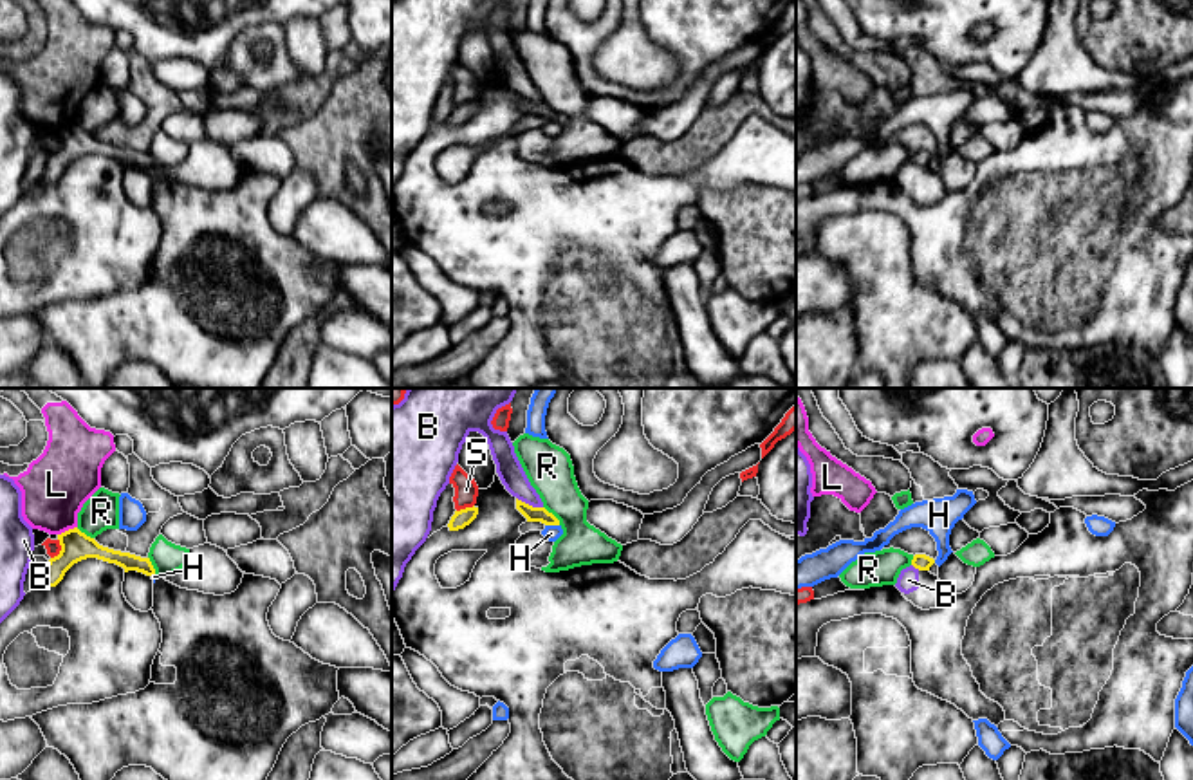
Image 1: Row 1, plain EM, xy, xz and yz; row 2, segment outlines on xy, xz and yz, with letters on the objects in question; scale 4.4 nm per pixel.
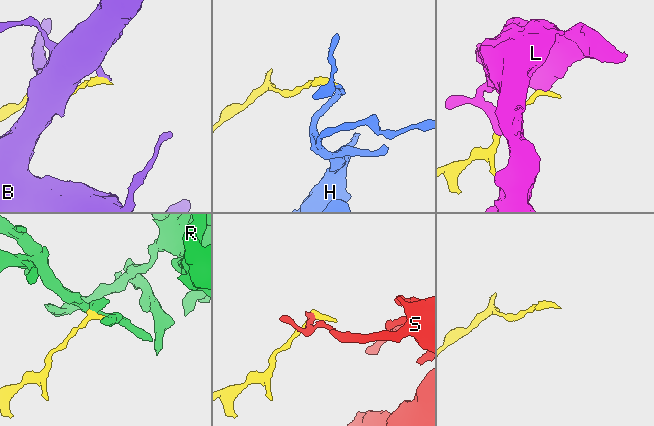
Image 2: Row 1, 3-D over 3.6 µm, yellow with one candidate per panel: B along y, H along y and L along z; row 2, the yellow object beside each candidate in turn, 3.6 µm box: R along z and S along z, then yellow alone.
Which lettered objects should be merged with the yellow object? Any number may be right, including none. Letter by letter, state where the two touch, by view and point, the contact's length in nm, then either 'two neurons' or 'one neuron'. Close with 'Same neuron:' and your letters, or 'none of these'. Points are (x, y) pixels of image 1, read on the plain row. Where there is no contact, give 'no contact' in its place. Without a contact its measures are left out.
B: xz (527, 100) | 130 nm | two neurons
H: xz (553, 120) | 60 nm | two neurons
L: xy (69, 125) | 100 nm | two neurons
R: xz (553, 111) | 120 nm | two neurons
S: xy (62, 145) | 100 nm | two neurons
Same neuron: none of these

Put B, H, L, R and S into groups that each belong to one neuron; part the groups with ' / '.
B / H / L / R / S

